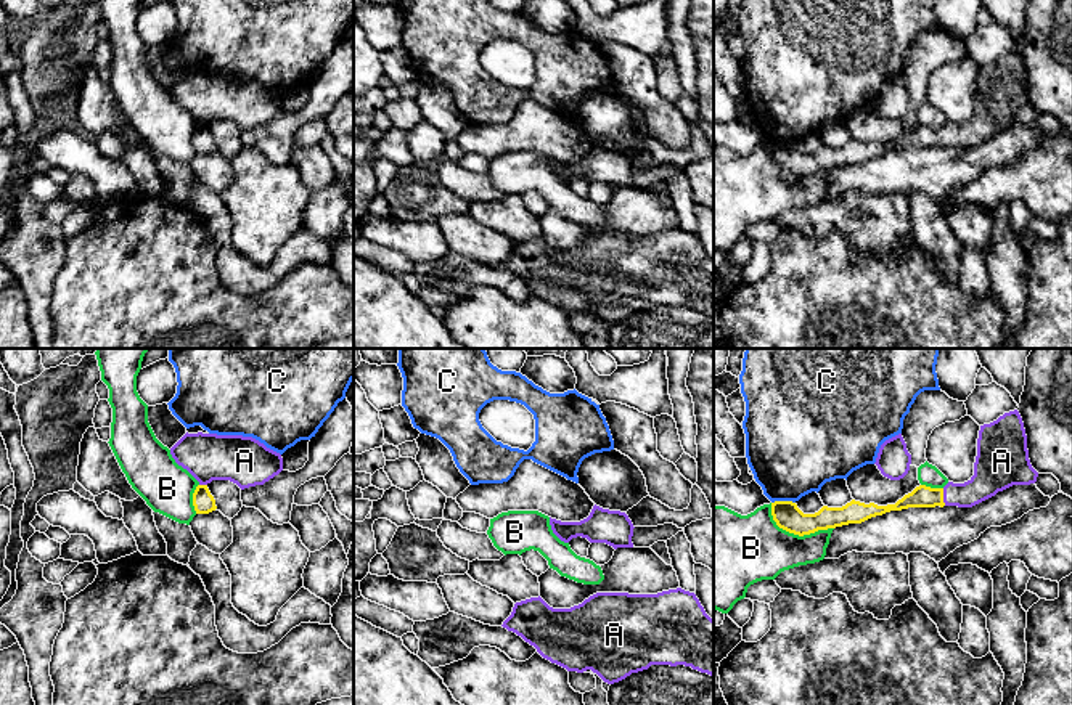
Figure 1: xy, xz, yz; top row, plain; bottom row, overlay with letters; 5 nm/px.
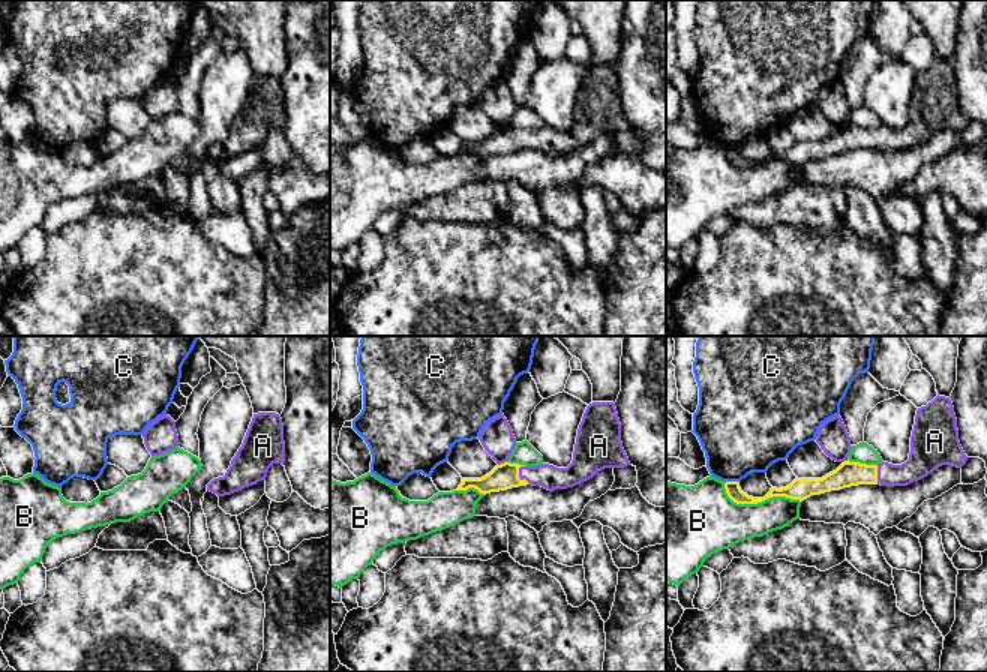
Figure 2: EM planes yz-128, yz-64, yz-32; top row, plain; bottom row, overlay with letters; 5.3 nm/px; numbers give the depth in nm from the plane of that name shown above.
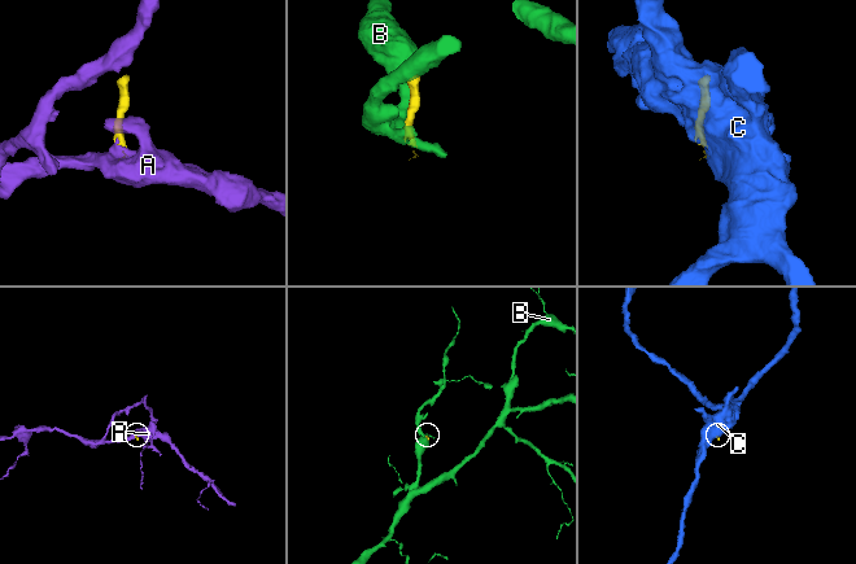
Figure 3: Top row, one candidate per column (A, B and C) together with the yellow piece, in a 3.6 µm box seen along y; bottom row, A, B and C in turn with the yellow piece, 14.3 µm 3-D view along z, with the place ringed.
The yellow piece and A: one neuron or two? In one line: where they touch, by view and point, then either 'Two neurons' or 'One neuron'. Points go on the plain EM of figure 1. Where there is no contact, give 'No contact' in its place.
Touches yellow at yz (942, 137). One neuron

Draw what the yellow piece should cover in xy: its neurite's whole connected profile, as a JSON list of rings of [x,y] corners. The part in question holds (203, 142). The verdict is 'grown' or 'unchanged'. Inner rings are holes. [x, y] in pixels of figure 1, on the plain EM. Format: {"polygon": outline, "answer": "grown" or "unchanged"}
{"polygon": [[[186,72],[170,88],[170,95],[199,122],[193,133],[196,154],[209,154],[217,149],[207,128],[212,120],[230,120],[244,130],[264,125],[283,111],[280,93],[243,75]]], "answer": "grown"}

